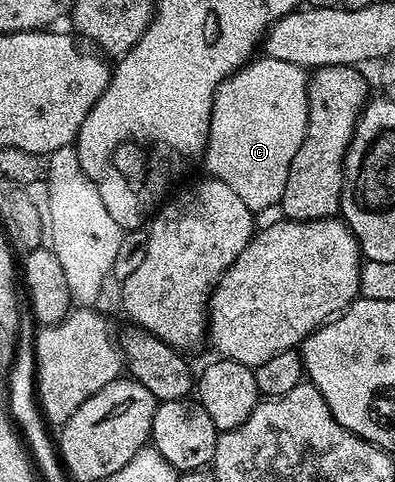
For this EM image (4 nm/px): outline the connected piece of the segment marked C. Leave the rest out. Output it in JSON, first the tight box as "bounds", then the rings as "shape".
{"bounds":[203,55,309,214],"shape":[[[262,55],[260,58],[254,58],[245,65],[234,71],[232,76],[225,79],[224,82],[213,93],[213,109],[209,115],[209,138],[203,145],[203,161],[205,160],[205,168],[210,177],[215,180],[227,182],[227,186],[231,186],[231,190],[235,190],[235,194],[239,194],[239,198],[243,198],[243,202],[247,202],[247,206],[255,214],[272,204],[280,204],[281,195],[287,186],[287,178],[291,170],[291,162],[295,158],[295,154],[299,150],[299,146],[305,137],[307,130],[307,122],[309,121],[309,76],[306,69],[295,66],[291,62],[279,62],[279,58],[271,58]]]}

